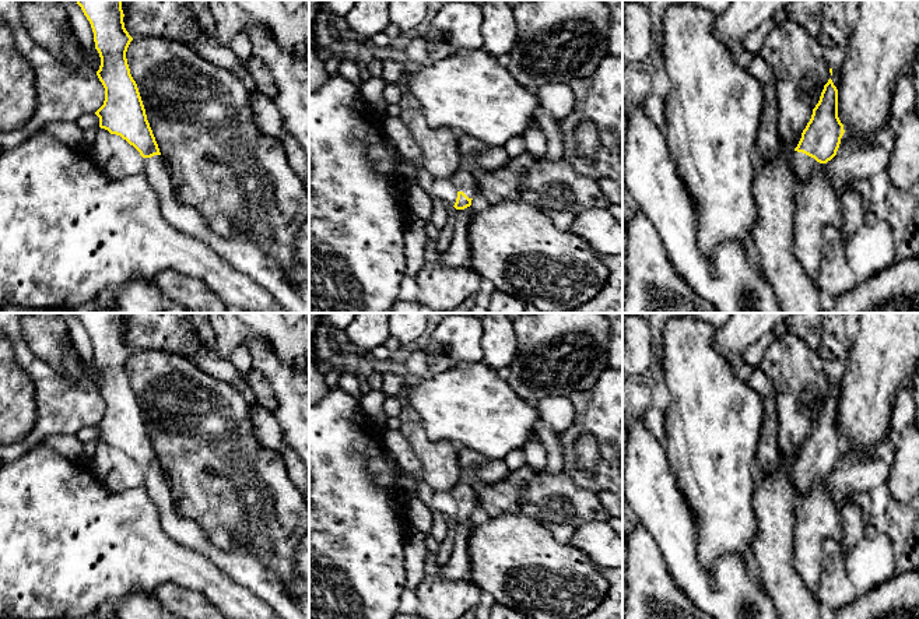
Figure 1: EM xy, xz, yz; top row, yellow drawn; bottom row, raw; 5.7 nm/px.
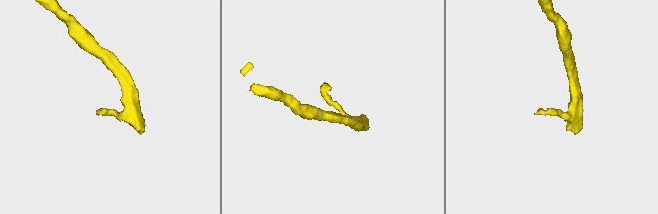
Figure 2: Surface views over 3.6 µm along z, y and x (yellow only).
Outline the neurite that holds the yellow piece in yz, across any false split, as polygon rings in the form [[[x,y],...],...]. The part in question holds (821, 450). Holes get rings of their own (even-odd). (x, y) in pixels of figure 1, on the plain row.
[[[829,391],[792,468],[797,500],[815,486],[817,475],[827,476],[836,468],[843,446],[838,430],[838,402]]]

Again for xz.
[[[460,481],[453,489],[452,496],[457,502],[456,523],[464,523],[471,518],[473,510],[478,506],[474,485]]]

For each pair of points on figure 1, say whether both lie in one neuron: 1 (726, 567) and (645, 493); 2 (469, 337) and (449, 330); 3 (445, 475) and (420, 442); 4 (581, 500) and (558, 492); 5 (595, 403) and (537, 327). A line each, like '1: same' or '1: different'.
1: same
2: same
3: same
4: same
5: different

